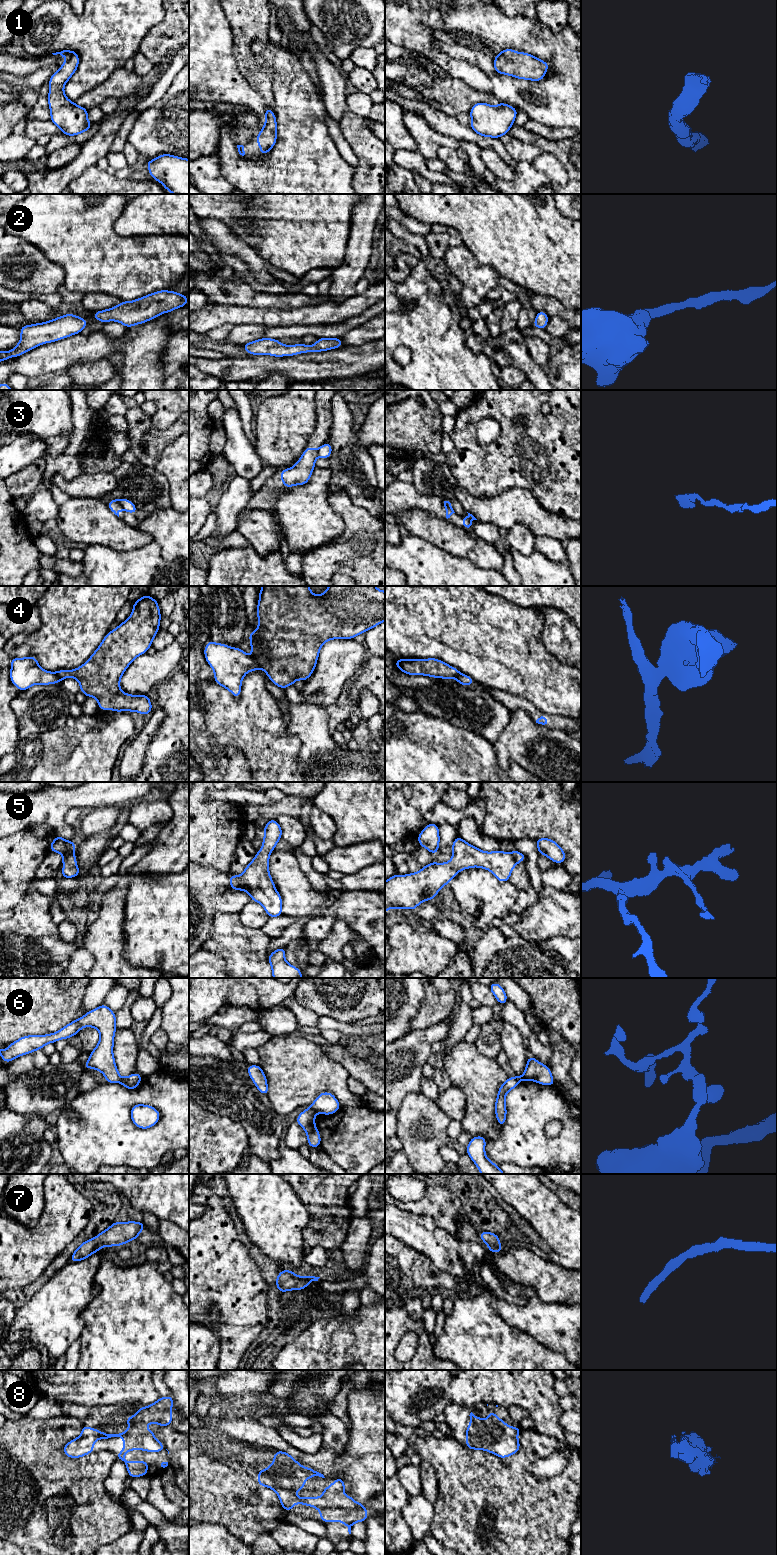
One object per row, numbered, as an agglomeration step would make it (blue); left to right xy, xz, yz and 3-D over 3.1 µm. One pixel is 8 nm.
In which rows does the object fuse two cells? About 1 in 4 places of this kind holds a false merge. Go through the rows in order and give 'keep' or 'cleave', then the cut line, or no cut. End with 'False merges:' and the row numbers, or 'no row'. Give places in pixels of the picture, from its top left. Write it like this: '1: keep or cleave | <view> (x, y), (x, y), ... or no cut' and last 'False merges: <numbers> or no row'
1: keep | no cut
2: keep | no cut
3: cleave | xy (119, 500), (123, 508)
4: cleave | xz (251, 656), (260, 668)
5: keep | no cut
6: cleave | xz (309, 1107), (316, 1112)
7: keep | no cut
8: keep | no cut
False merges: 3, 4, 6

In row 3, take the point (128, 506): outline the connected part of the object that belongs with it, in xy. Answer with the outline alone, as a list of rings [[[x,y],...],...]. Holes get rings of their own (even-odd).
[[[122,498],[120,503],[126,512],[135,514],[138,511],[137,507],[129,499]]]

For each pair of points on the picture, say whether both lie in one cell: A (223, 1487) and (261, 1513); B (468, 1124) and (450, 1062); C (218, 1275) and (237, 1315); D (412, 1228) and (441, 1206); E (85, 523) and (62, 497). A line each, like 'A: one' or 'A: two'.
A: one
B: one
C: one
D: two
E: two

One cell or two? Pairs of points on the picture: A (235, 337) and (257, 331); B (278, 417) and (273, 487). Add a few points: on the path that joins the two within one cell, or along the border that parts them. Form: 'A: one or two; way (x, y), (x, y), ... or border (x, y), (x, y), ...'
A: one; way (240, 334), (252, 332)
B: two; border (301, 455), (292, 466), (282, 470)

